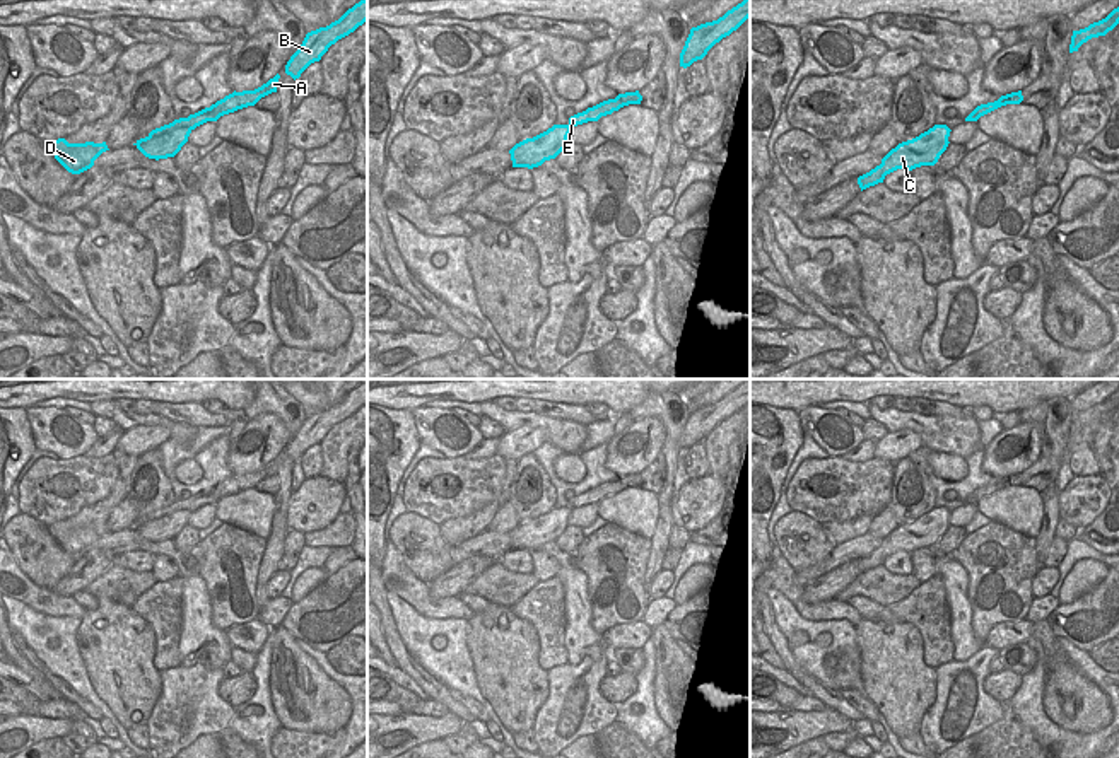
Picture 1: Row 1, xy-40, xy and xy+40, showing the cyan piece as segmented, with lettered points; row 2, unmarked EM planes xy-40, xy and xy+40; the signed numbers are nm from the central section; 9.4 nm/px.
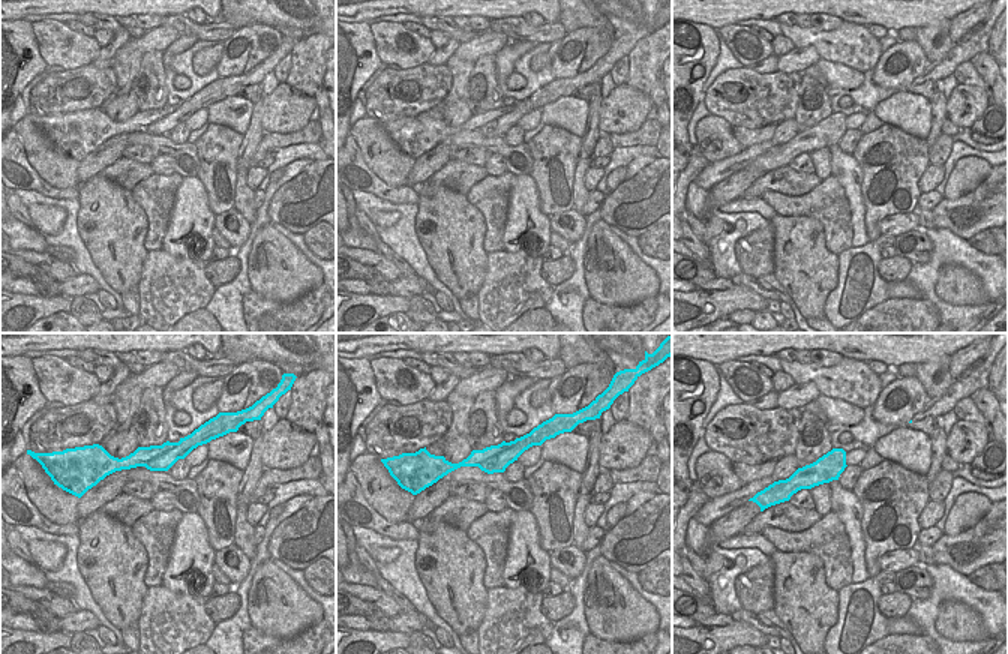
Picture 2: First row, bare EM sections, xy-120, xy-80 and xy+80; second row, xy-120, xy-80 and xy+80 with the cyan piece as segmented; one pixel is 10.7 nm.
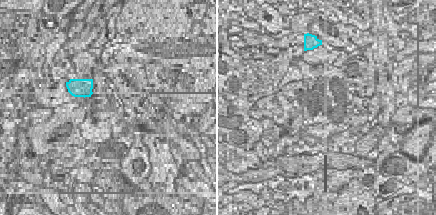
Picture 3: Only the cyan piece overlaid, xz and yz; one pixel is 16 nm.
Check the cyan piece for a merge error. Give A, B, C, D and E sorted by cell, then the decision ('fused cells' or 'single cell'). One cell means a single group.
groups A B C / D E; fused cells

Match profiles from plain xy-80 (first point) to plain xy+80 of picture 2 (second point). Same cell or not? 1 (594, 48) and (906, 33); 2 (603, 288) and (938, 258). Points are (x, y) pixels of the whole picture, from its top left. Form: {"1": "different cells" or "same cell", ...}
{"1": "different cells", "2": "different cells"}

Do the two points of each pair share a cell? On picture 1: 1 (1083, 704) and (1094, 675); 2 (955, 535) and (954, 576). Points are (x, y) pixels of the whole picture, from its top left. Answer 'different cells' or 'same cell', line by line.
1: different cells
2: different cells

